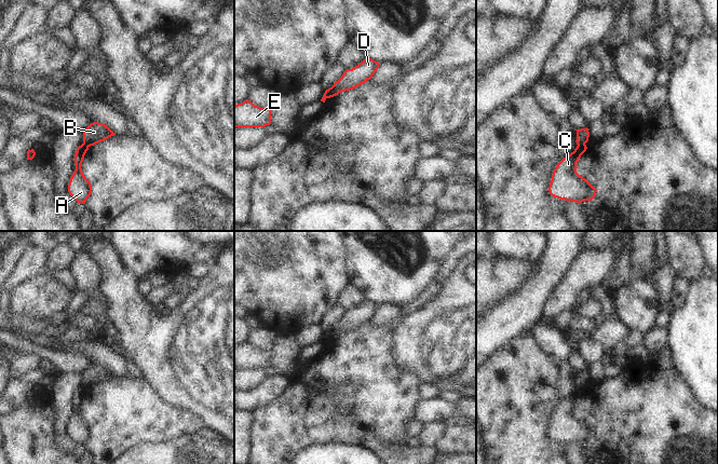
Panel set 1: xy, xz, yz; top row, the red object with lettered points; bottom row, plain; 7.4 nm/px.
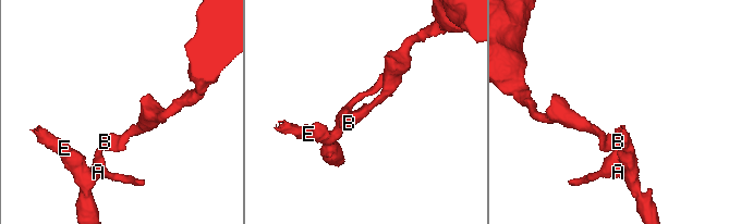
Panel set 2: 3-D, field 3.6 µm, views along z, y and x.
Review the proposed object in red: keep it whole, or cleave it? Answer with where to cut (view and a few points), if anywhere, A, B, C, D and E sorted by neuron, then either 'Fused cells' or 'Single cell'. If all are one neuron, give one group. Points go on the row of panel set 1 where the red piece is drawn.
Split along yz (584, 142), (578, 146). Groups: A C E / B D. Fused cells.

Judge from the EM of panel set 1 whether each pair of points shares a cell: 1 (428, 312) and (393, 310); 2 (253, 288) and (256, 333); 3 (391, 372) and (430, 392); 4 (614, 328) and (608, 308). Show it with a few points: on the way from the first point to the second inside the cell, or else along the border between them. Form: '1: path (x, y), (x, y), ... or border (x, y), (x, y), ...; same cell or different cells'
1: border (402, 318), (395, 325); different cells
2: border (262, 327), (273, 329), (280, 333); different cells
3: border (423, 382), (420, 386), (421, 398); different cells
4: border (615, 316), (608, 318); different cells

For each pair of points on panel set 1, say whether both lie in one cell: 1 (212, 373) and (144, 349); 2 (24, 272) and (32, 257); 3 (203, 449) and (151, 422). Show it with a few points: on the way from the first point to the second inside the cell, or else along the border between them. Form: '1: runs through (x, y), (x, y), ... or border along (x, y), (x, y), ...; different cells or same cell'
1: runs through (194, 357), (161, 349); same cell
2: runs through (27, 269), (32, 260); same cell
3: border along (203, 428), (154, 444); different cells

